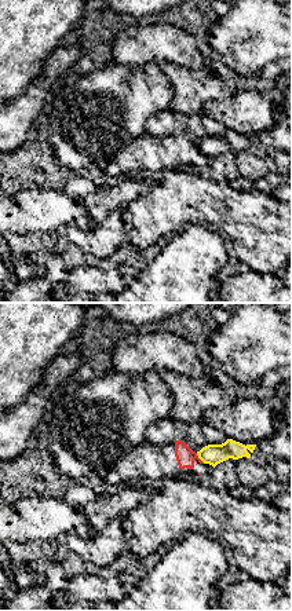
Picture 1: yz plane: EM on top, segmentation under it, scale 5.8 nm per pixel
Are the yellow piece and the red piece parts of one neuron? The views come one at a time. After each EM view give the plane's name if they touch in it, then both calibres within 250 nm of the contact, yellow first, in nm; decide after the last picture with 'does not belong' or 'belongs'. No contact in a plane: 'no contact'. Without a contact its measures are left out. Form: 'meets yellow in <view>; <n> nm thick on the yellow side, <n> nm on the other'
meets yellow in yz; 120 nm thick on the yellow side, 110 nm on the other

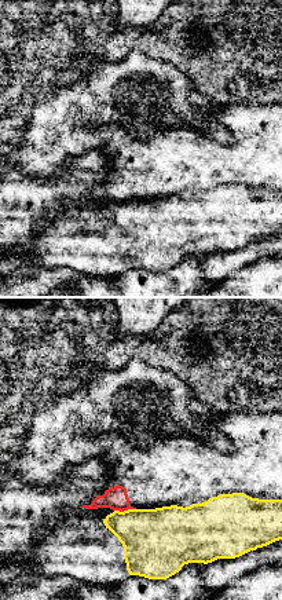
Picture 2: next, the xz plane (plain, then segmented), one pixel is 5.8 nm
meets yellow in xz; 380 nm thick on the yellow side, 140 nm on the other

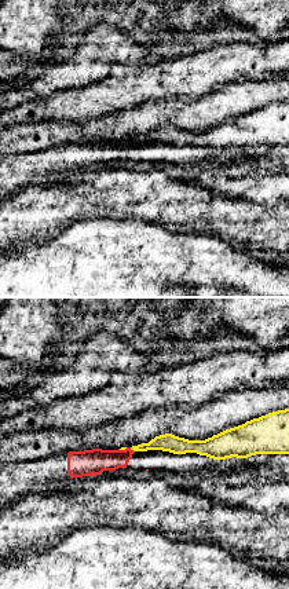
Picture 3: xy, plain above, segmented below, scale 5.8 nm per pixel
meets yellow in xy; 110 nm thick on the yellow side, 150 nm on the other

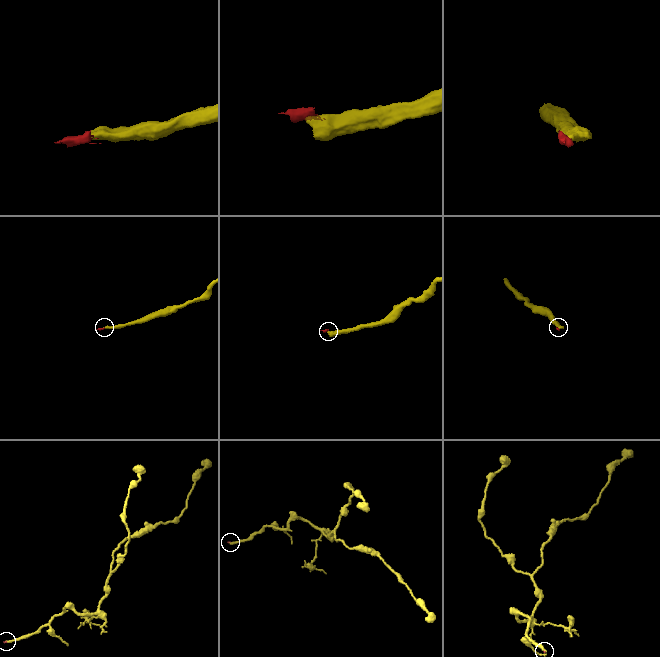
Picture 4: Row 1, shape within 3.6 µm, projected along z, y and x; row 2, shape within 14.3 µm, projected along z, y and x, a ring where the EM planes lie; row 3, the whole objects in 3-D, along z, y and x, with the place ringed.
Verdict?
does not belong

